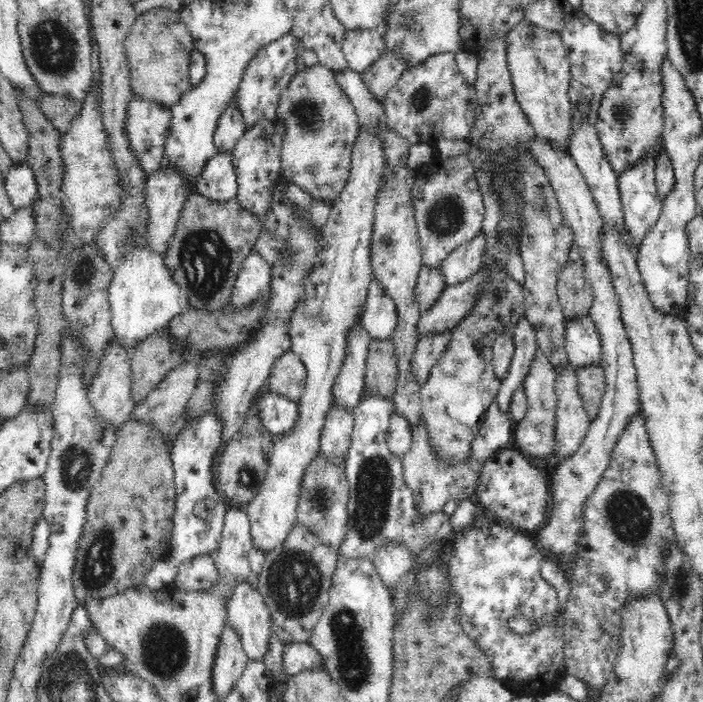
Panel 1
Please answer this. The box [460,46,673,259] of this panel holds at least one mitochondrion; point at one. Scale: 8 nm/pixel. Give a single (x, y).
(621, 113)

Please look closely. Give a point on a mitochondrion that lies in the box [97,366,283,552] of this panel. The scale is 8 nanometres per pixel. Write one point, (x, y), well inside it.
(249, 477)

